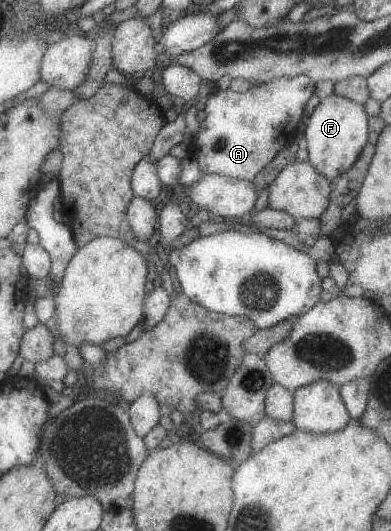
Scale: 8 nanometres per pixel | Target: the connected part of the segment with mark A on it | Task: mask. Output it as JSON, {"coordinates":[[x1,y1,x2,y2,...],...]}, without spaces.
{"coordinates":[[304,75,275,78,267,83,252,86,241,93,230,91,230,89,215,88,206,98,203,109,205,118,193,134,196,150,192,150,192,156,202,174,214,173,251,181,276,156,278,150,292,140,293,134,299,126,304,103,312,96,314,89,314,80]]}

